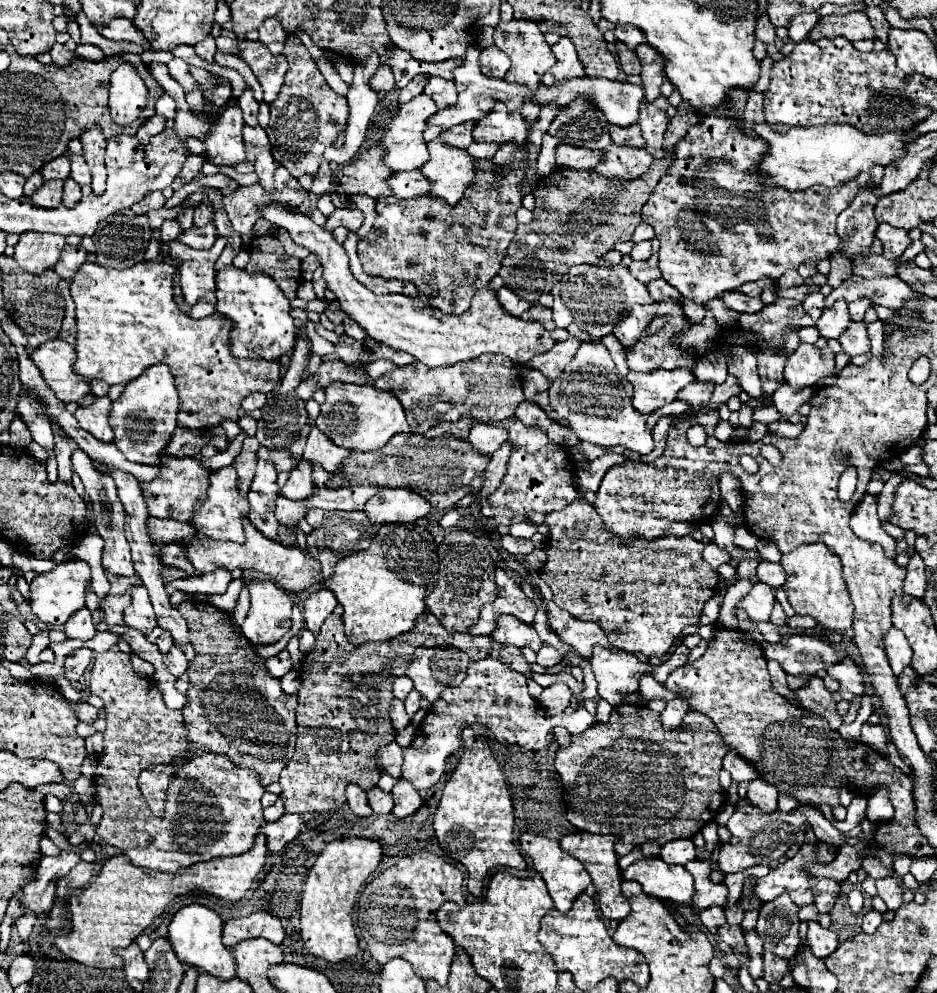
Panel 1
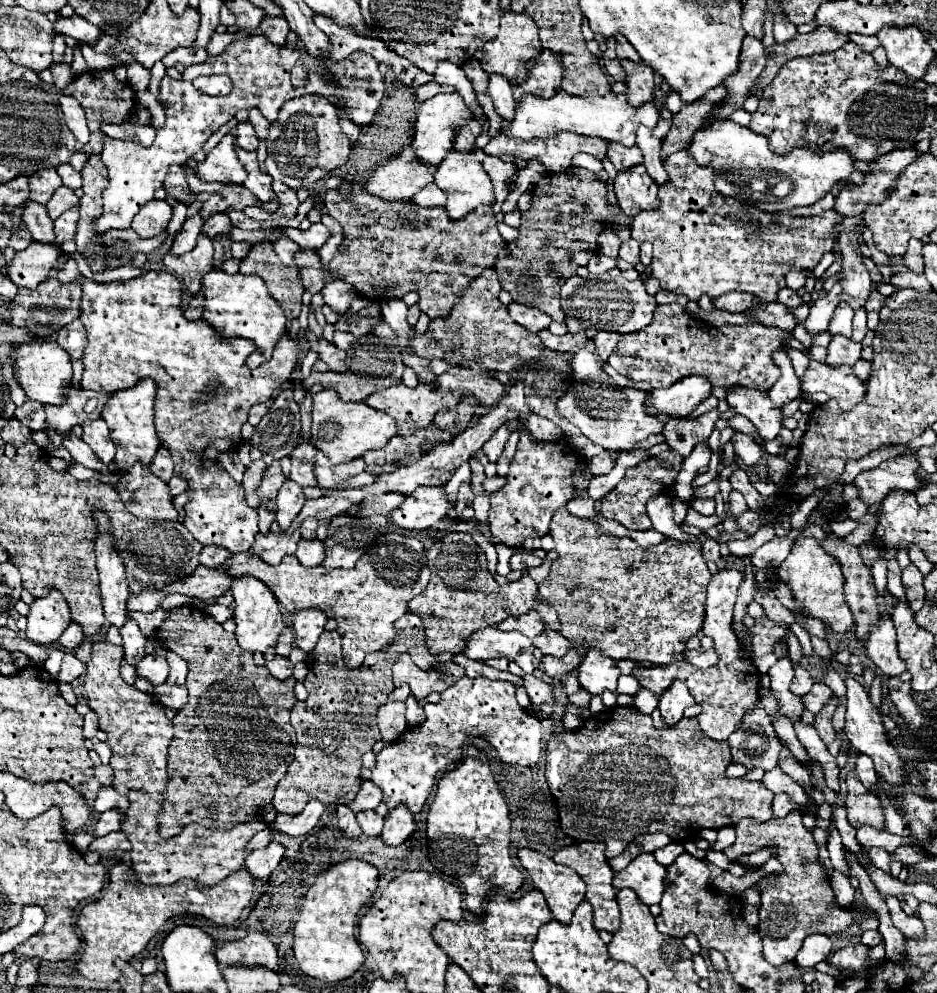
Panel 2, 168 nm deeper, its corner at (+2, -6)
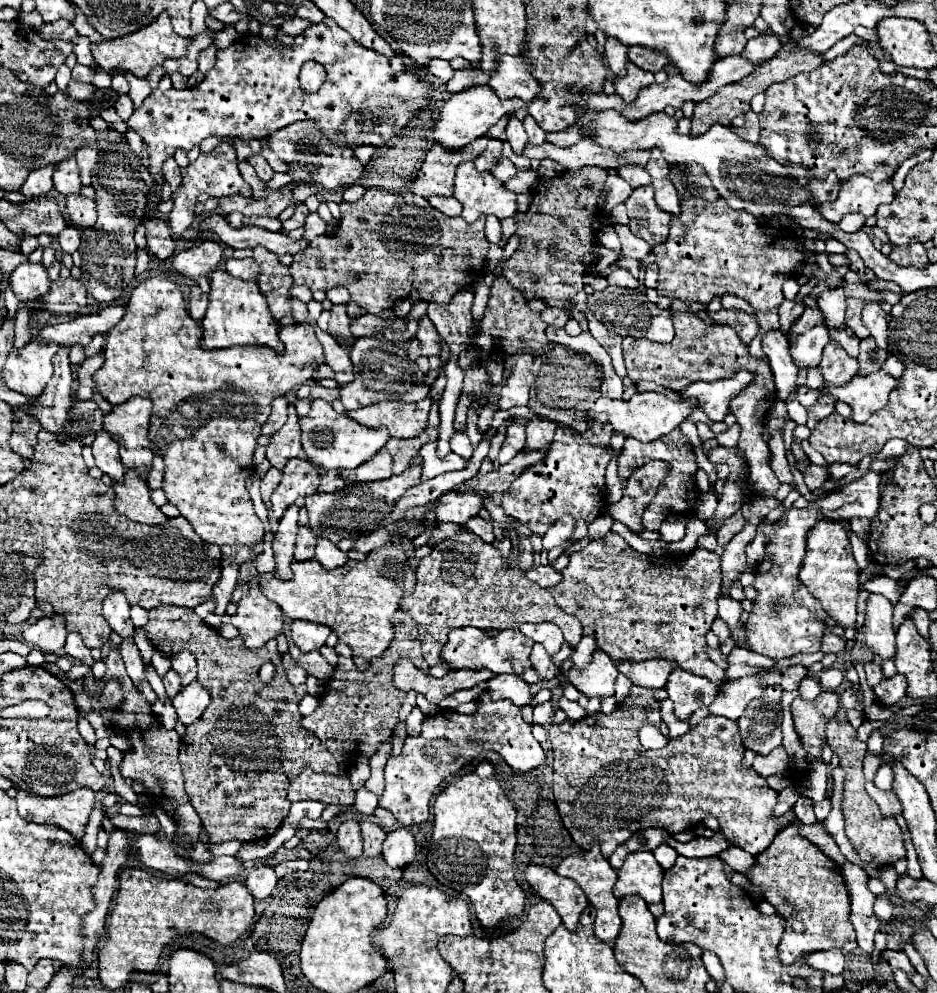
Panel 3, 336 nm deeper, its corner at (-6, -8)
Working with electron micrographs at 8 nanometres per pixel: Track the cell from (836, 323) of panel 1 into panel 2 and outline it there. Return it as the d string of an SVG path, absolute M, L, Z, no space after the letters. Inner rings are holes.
M839 304L831 322L829 322L829 334L843 334L843 336L851 336L851 318L853 318L855 310L849 308L847 304Z

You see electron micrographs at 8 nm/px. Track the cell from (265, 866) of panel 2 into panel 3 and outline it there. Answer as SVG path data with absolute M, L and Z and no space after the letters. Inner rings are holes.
M255 866L251 868L247 880L245 880L245 886L249 888L251 896L261 902L265 900L273 888L277 886L277 876L275 876L275 870L271 866Z

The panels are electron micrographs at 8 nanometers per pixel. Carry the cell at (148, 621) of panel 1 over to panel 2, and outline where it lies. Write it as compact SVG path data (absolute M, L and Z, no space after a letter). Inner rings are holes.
M129 618L119 632L121 632L121 636L123 636L125 660L127 660L129 664L137 666L137 664L143 660L143 656L145 656L145 646L147 646L149 638L141 632L139 624L137 624L133 618Z

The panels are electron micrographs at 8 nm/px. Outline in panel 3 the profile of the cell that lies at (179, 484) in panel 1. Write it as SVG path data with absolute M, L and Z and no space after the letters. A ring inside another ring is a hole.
M127 472L123 484L113 484L115 500L113 506L117 512L125 514L133 522L141 524L165 524L167 516L151 502L147 482L139 478L137 472Z

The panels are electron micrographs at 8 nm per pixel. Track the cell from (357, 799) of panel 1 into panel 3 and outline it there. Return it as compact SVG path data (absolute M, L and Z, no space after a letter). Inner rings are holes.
M347 820L337 830L337 844L339 850L345 852L349 858L359 858L363 852L363 840L359 836L359 824L355 820Z

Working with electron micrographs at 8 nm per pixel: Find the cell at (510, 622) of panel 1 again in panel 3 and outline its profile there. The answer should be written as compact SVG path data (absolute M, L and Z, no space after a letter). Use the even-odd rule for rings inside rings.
M465 626L465 628L457 628L453 632L449 632L447 642L441 650L441 662L449 664L449 670L481 670L487 668L493 674L521 674L527 668L531 668L529 662L529 654L533 648L533 640L529 640L527 636L521 634L521 630L517 628L507 628L503 632L499 632L499 636L489 638L483 634L483 630L473 628L473 626Z

